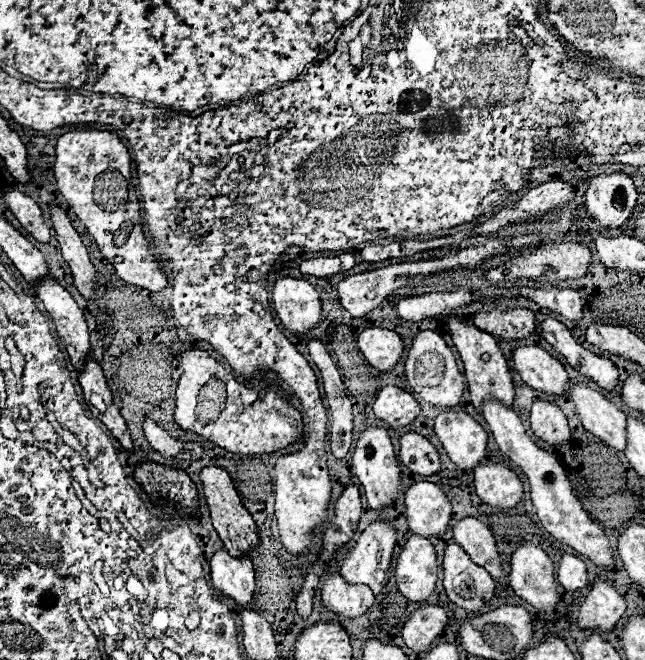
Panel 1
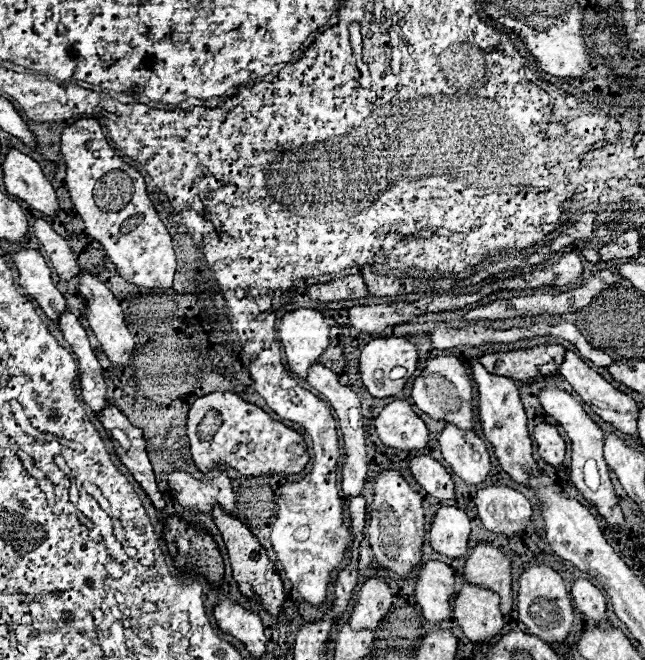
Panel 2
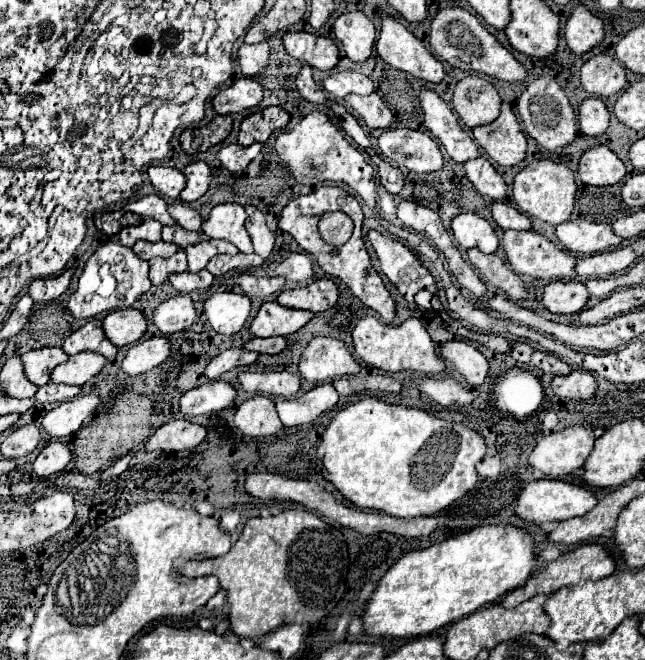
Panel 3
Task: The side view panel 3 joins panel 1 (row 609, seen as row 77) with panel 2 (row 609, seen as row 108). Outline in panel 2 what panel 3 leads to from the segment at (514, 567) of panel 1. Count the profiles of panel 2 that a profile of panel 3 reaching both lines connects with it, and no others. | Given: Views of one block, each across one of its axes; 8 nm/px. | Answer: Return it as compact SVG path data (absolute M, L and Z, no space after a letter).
M532 566L524 570L518 580L518 620L534 636L540 636L548 644L562 644L568 638L568 632L574 624L574 608L570 604L564 580L550 566Z

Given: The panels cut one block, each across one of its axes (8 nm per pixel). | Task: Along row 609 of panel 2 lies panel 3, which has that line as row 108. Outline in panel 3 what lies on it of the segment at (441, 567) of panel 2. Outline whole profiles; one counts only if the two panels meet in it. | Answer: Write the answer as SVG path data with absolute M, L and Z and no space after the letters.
M426 86L420 90L420 106L424 112L424 126L444 146L452 160L466 162L478 158L476 142L460 128L454 112L434 90Z

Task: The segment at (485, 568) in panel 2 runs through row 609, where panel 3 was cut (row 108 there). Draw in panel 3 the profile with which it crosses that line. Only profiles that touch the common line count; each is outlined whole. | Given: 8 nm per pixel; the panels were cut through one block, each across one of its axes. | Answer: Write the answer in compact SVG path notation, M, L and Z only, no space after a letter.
M506 102L502 104L500 116L492 124L474 128L472 134L486 154L500 166L516 166L526 156L526 136Z

